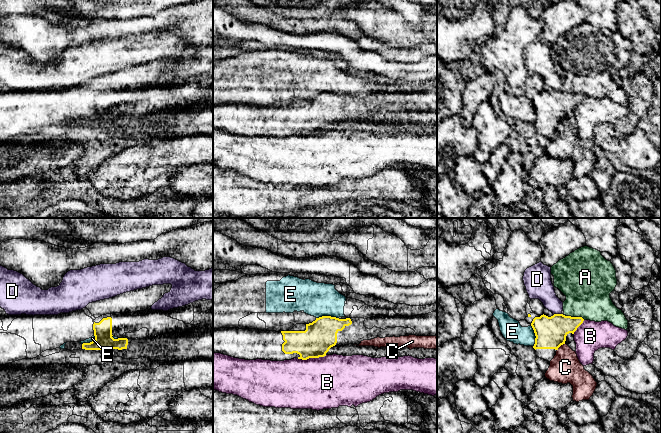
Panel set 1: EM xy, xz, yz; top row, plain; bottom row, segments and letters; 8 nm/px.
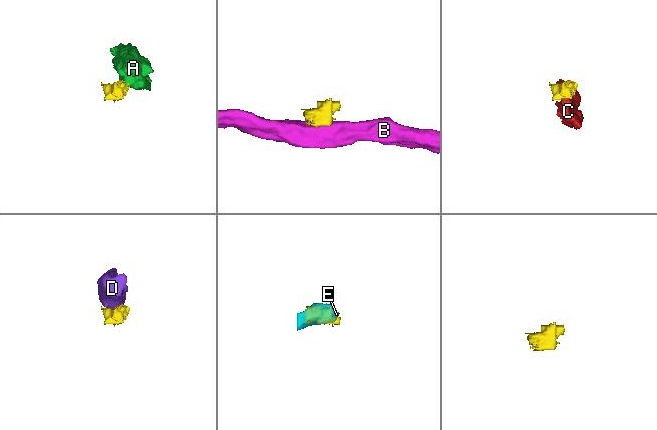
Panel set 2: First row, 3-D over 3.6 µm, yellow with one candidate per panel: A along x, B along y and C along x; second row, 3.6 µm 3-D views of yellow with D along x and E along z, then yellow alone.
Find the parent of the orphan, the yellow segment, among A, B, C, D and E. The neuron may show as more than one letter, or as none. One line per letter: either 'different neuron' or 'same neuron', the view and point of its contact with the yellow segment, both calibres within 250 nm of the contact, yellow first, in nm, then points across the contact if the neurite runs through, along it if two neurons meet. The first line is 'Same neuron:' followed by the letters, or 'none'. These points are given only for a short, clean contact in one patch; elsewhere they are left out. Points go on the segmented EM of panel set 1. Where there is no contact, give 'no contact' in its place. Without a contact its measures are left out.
Same neuron: none
A: different neuron | yz (575, 317) | 240/360 nm | along yz (566, 315), (584, 319)
B: different neuron | xz (311, 357) | 260/420 nm | along xz (326, 355), (306, 359), (297, 358)
C: different neuron | yz (560, 345) | 240/240 nm
D: different neuron | yz (557, 314) | 240/180 nm | along yz (561, 313), (553, 315)
E: different neuron | xz (327, 316) | 260/280 nm | along xz (338, 317), (319, 316), (316, 318)

